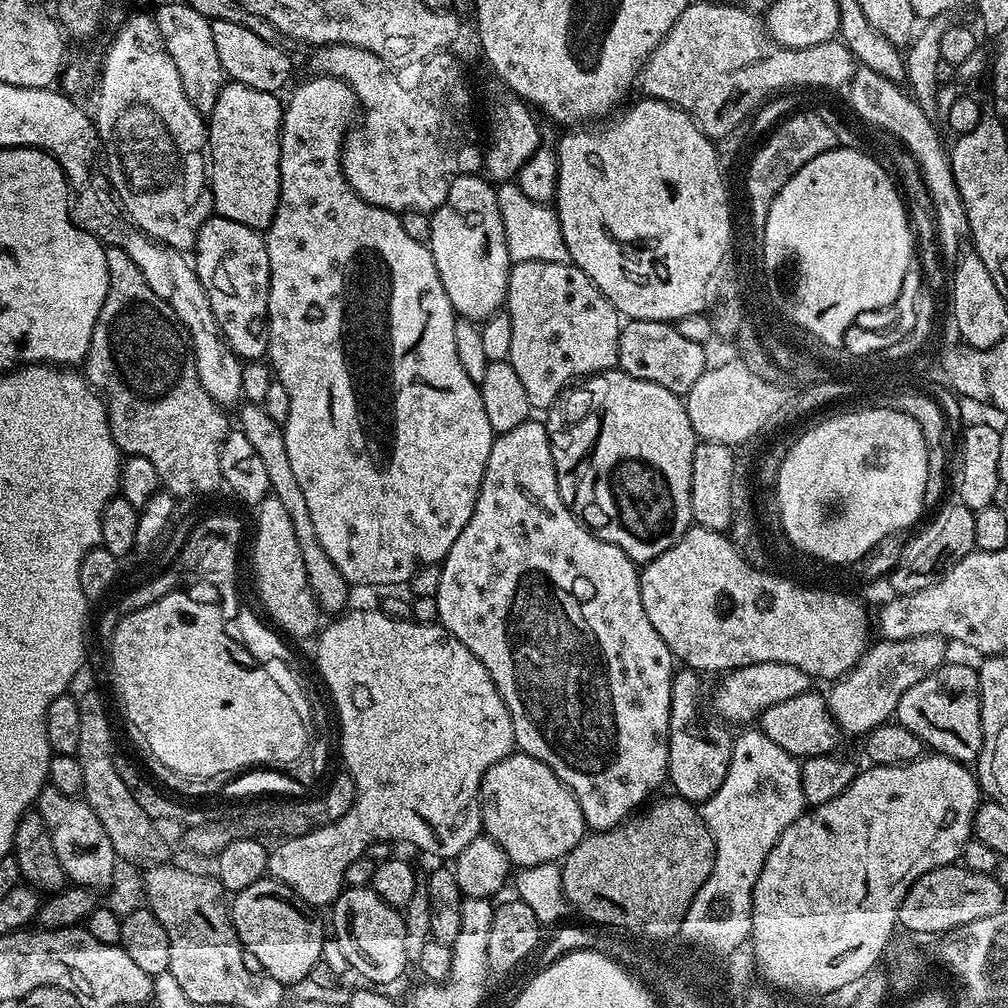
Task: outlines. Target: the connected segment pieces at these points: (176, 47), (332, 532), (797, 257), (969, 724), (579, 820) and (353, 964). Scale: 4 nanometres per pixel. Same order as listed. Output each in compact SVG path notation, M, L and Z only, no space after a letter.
M191 3L164 4L154 19L164 39L170 58L174 58L174 66L178 66L178 78L182 78L182 90L186 90L186 98L201 114L211 114L214 102L218 102L218 94L224 88L226 77L222 62L218 62L218 49L214 47L212 21L198 14Z
M316 74L311 78L313 80L298 85L292 97L286 100L284 121L280 124L280 205L274 222L266 230L270 258L267 359L275 379L286 386L286 395L290 398L290 414L282 426L286 454L290 458L290 467L294 469L294 478L298 478L298 486L302 486L306 510L310 510L310 522L314 522L314 534L318 534L322 550L326 550L330 562L338 566L349 585L400 586L416 573L421 564L440 564L450 546L454 546L458 534L462 534L466 522L470 522L486 474L494 433L482 407L479 387L468 377L466 370L462 370L462 362L458 362L458 350L454 346L454 326L458 317L450 298L446 298L442 278L438 278L431 248L422 242L414 242L414 238L402 230L397 213L366 202L344 176L340 153L353 123L352 115L358 112L358 101L352 87L333 76Z
M839 146L831 148L826 154L818 154L774 198L774 202L768 211L765 226L764 242L764 274L767 277L767 291L771 299L776 299L776 304L780 307L780 312L788 320L793 320L798 327L804 332L809 332L812 336L820 339L821 345L828 346L836 336L843 336L841 329L854 324L860 308L872 308L872 304L878 304L882 309L895 305L899 298L899 292L902 290L903 279L906 278L907 272L904 270L904 264L913 267L914 264L914 235L912 225L909 221L909 213L906 211L905 201L902 199L902 192L896 189L894 181L888 177L888 172L872 156L867 156L864 152L859 152L853 146Z
M945 662L922 682L910 686L896 707L895 719L933 753L961 762L980 759L984 731L980 725L980 674L968 664Z
M522 751L499 760L497 764L490 766L490 770L486 770L480 783L479 802L483 835L498 842L498 846L502 846L502 850L508 856L509 865L517 869L563 861L586 835L582 806L578 806L576 795L556 777L550 766L538 762L538 758L527 756Z
M371 886L367 888L350 888L345 887L344 891L340 893L340 897L334 901L330 906L330 912L332 912L332 928L330 924L330 932L333 937L336 938L338 944L342 946L342 953L346 956L346 961L349 962L349 966L353 973L365 976L367 983L372 986L384 986L380 984L392 984L396 979L399 978L400 975L404 972L404 967L410 964L408 955L406 954L406 932L407 930L404 928L404 918L403 915L397 909L391 908L386 902L382 902L382 898L378 898L378 894L373 890Z

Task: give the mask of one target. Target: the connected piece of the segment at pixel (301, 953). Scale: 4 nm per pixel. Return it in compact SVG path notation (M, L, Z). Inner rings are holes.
M265 878L254 882L254 886L246 886L246 890L235 893L230 900L232 925L236 927L236 933L244 951L254 954L258 962L262 962L265 973L274 977L278 982L286 986L292 986L299 980L307 981L312 975L314 966L321 960L323 954L323 942L326 937L326 928L319 924L311 916L309 905L299 900L294 893L280 880Z

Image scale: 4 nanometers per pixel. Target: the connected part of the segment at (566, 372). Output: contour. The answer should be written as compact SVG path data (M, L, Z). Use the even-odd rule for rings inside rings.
M513 263L506 311L511 327L507 361L518 373L533 409L547 410L573 382L617 367L622 317L575 264Z

